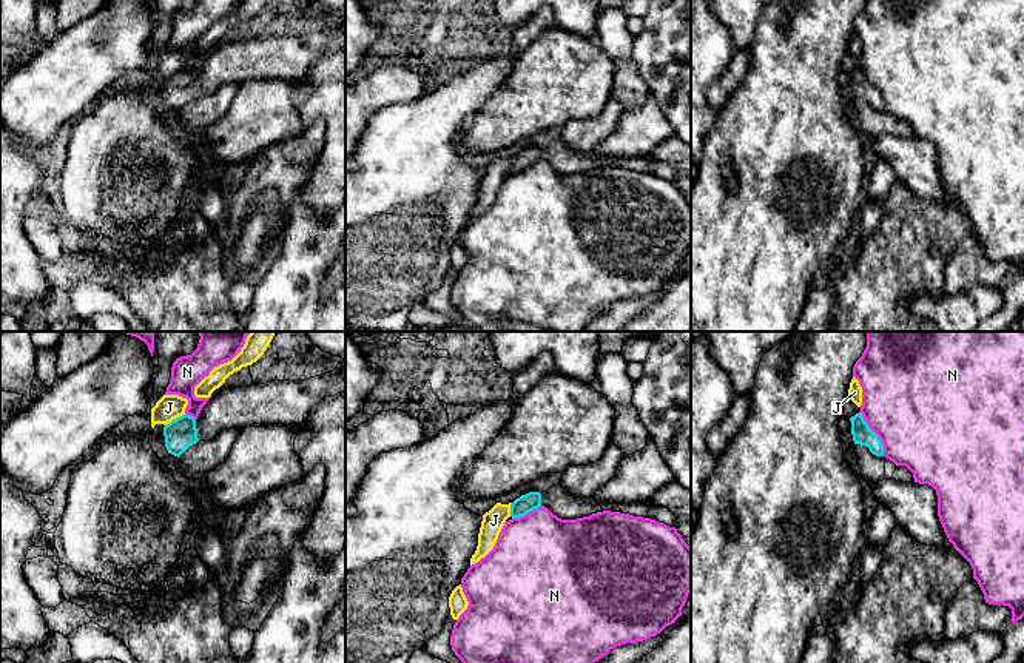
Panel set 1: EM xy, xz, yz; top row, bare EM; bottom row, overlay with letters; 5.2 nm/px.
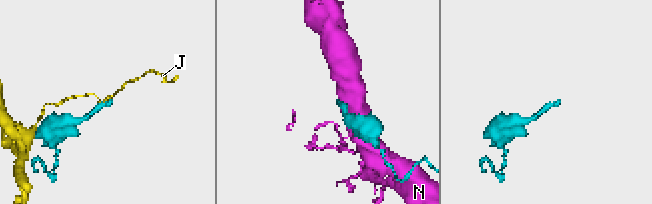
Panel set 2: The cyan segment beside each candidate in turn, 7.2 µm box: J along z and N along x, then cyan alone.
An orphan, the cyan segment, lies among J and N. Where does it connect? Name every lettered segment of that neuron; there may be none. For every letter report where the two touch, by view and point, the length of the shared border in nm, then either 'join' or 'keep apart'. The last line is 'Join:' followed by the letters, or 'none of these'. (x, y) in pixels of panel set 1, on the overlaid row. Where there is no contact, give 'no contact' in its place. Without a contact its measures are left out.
J: meets cyan in xy at (173, 420); contact 130 nm long; keep apart
N: meets cyan in yz at (875, 434); contact 260 nm long; keep apart
Join: none of these

